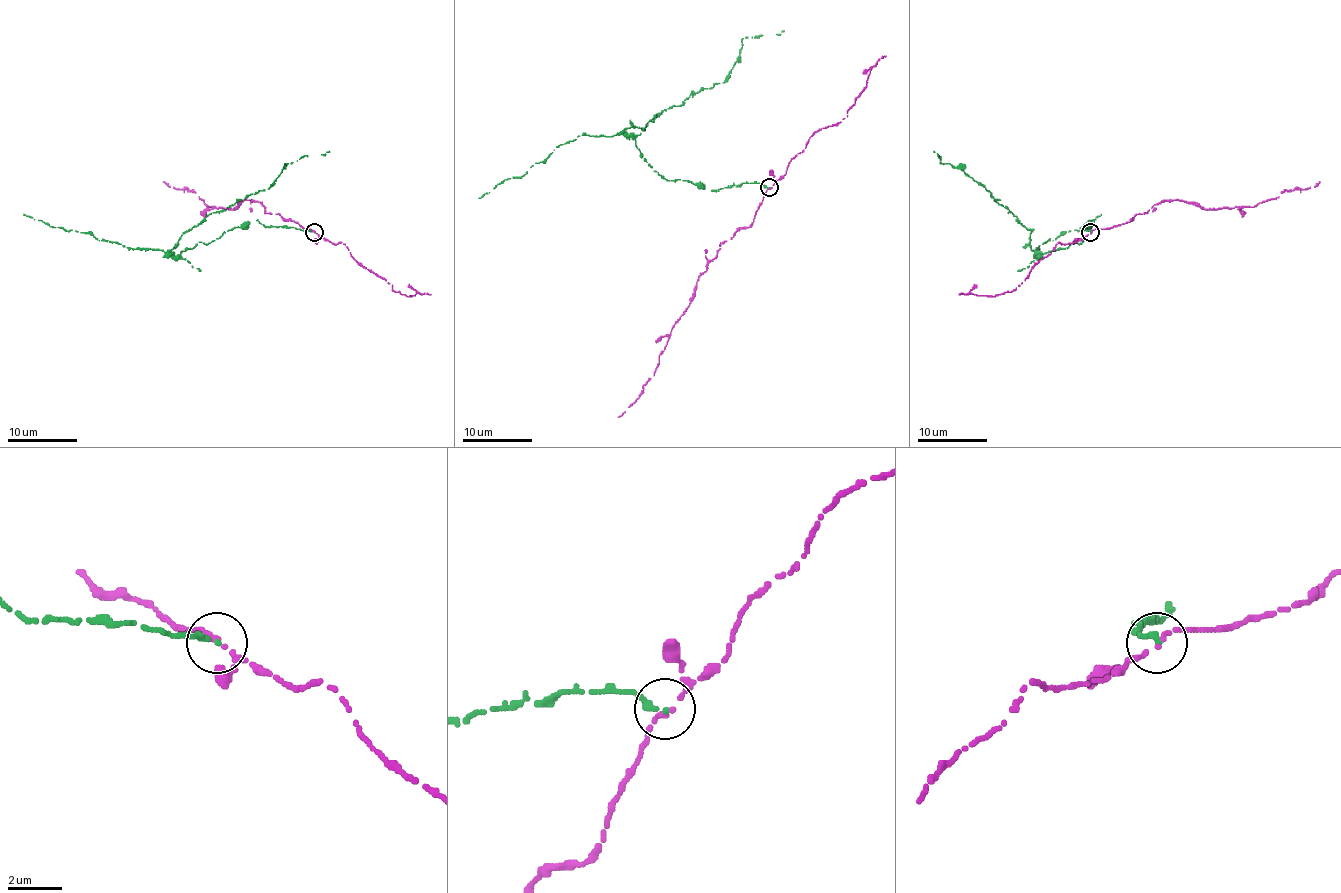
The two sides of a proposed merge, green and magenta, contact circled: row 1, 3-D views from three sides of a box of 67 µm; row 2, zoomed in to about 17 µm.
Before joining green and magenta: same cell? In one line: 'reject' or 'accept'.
reject

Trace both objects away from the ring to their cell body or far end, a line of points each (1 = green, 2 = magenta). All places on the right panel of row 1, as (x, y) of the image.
1: (1090, 232), (1086, 227), (1093, 220), (1079, 244), (1041, 256), (1034, 253), (1030, 230), (934, 151)
2: (1091, 232), (1127, 223), (1165, 200), (1198, 204), (1207, 209), (1253, 207), (1286, 190), (1307, 190), (1319, 181)

